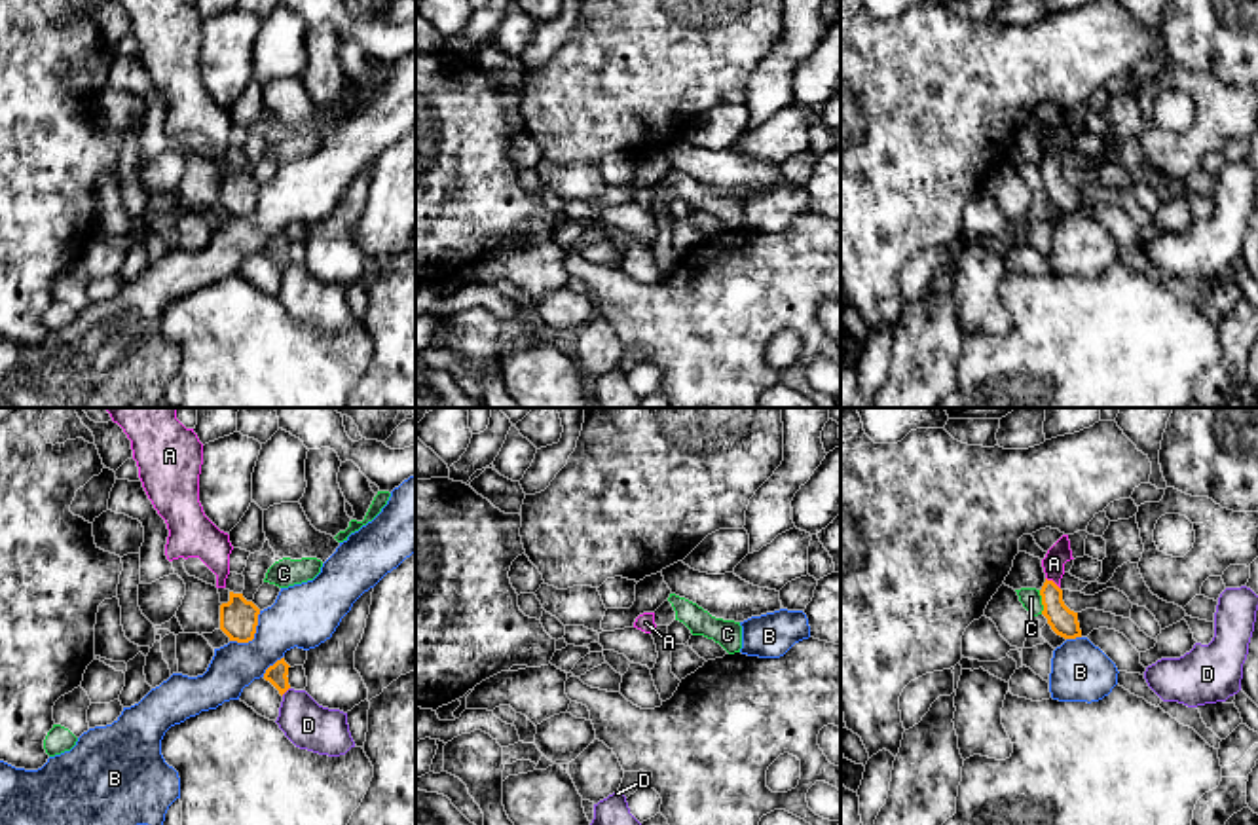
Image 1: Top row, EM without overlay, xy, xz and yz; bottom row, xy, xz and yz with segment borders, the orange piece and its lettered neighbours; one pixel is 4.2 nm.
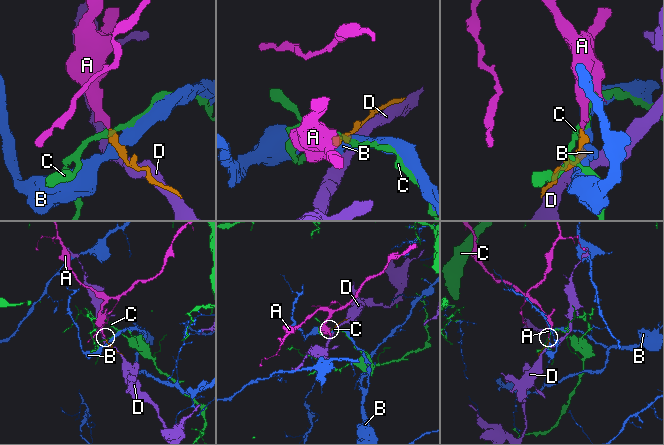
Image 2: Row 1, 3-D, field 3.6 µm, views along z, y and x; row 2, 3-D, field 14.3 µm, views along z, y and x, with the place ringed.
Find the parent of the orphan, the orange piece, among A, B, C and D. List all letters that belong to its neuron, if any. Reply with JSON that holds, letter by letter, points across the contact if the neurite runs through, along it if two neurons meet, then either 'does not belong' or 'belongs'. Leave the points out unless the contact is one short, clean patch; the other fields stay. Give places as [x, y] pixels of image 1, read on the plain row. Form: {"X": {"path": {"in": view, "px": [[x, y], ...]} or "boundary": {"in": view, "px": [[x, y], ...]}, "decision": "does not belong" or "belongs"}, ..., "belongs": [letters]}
{"A": {"path": {"in": "yz", "px": [[1063, 196], [1054, 184], [1054, 158], [1054, 139]]}, "decision": "belongs"}, "B": {"boundary": {"in": "xy", "px": [[260, 186], [255, 211], [247, 217], [230, 217]]}, "decision": "does not belong"}, "C": {"boundary": {"in": "yz", "px": [[1038, 165], [1042, 188]]}, "decision": "does not belong"}, "D": {"decision": "does not belong"}, "belongs": ["A"]}

